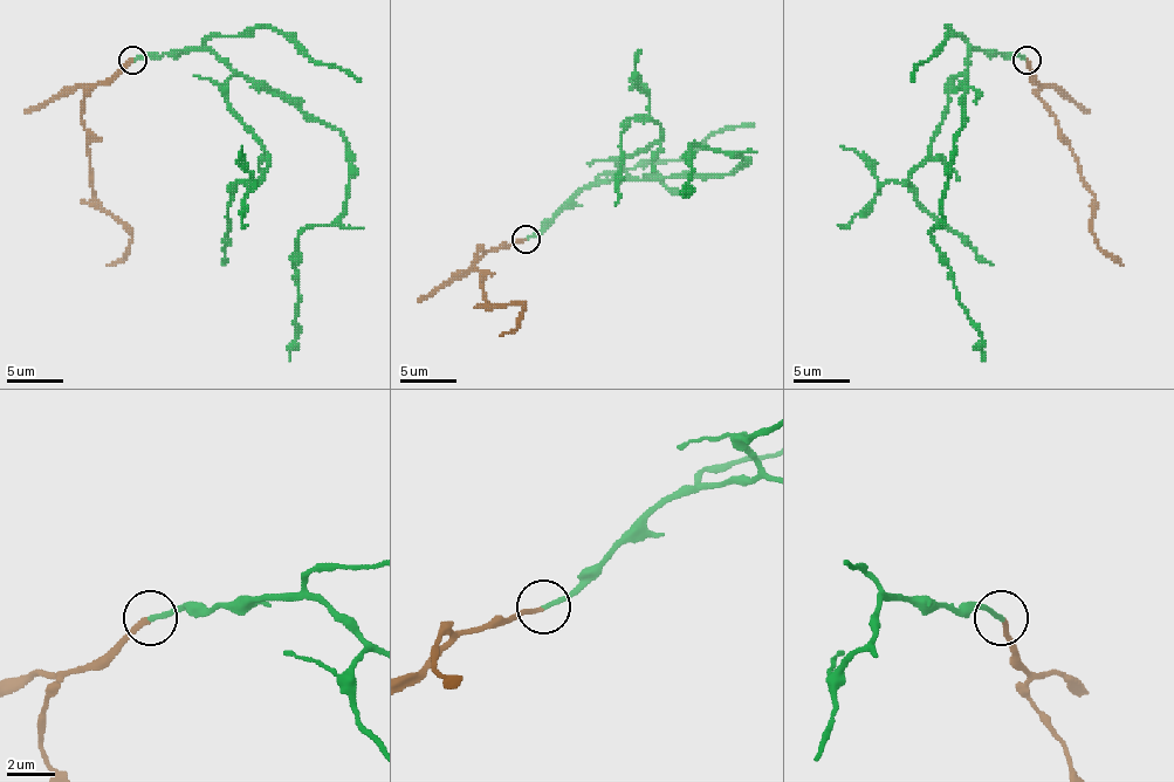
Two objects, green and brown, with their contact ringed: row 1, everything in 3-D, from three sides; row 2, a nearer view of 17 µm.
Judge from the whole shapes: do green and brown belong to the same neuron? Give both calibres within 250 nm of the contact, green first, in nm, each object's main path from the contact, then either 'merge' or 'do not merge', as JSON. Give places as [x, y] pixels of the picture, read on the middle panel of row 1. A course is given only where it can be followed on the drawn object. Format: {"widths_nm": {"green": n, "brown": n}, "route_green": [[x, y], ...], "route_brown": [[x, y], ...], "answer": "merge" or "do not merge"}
{"widths_nm": {"green": 190, "brown": 200}, "route_green": [[524, 239], [536, 237], [584, 189], [722, 177], [742, 163], [740, 155], [694, 143], [682, 197]], "route_brown": [[524, 239], [480, 251], [474, 265], [488, 307], [524, 307], [516, 327], [500, 335]], "answer": "merge"}

